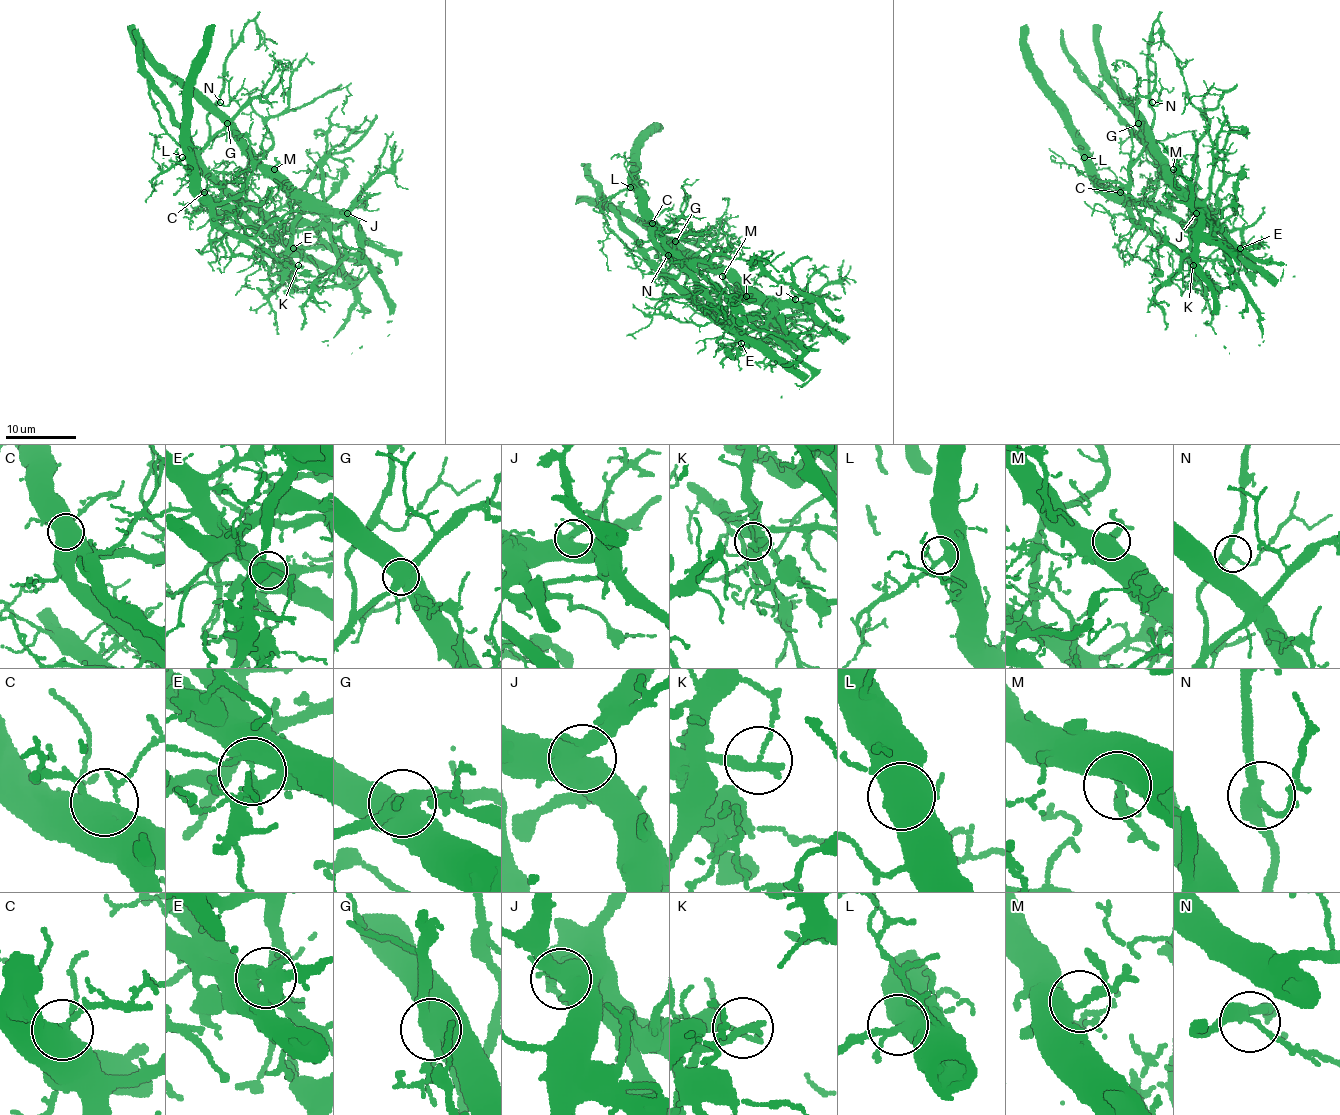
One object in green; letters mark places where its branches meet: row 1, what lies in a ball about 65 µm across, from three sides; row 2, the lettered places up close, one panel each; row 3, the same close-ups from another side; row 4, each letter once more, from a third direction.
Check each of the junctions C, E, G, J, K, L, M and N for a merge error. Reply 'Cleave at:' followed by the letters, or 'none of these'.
Cleave at: E, G, K

